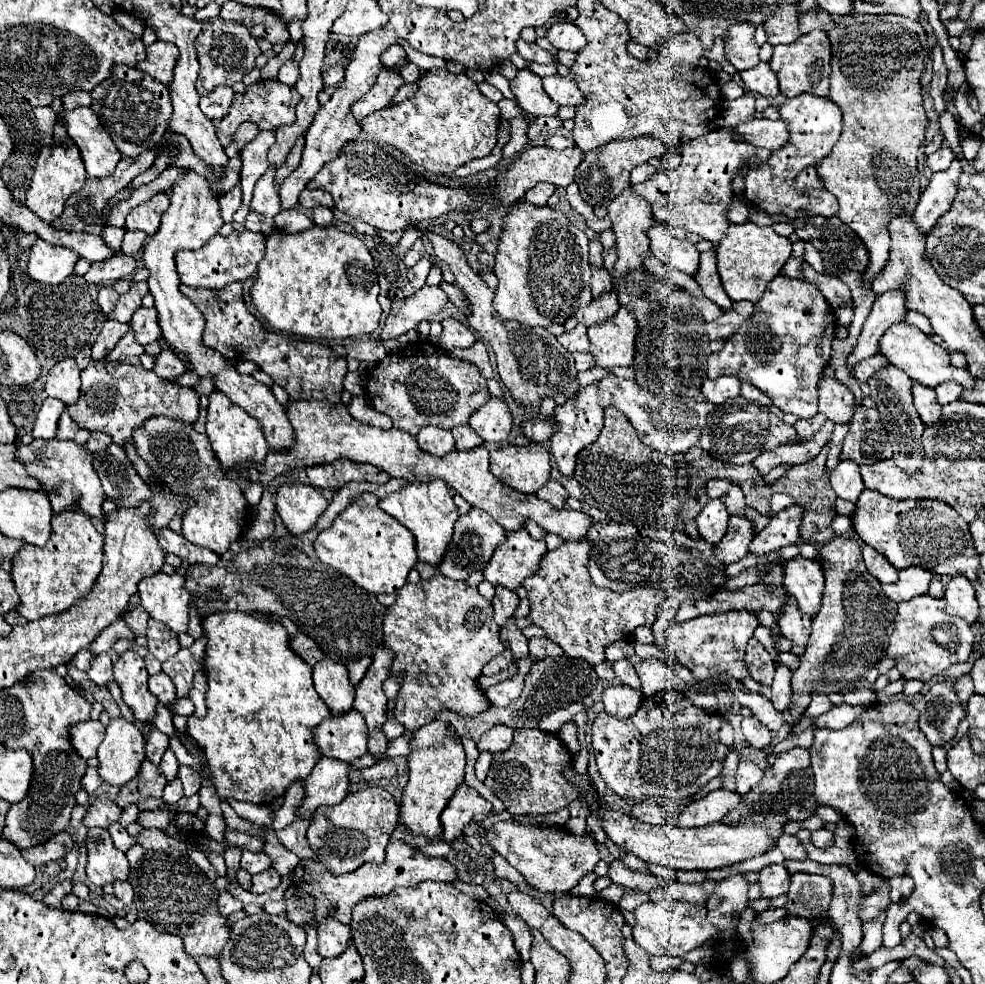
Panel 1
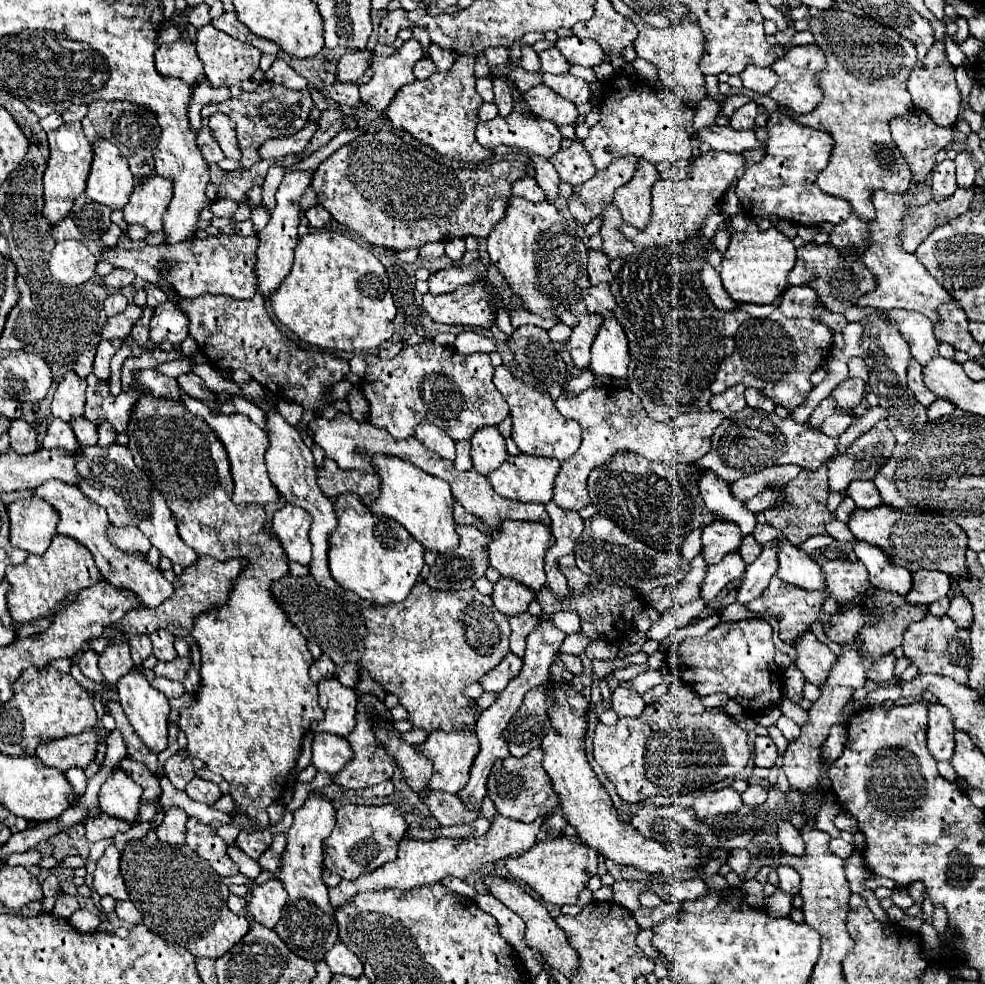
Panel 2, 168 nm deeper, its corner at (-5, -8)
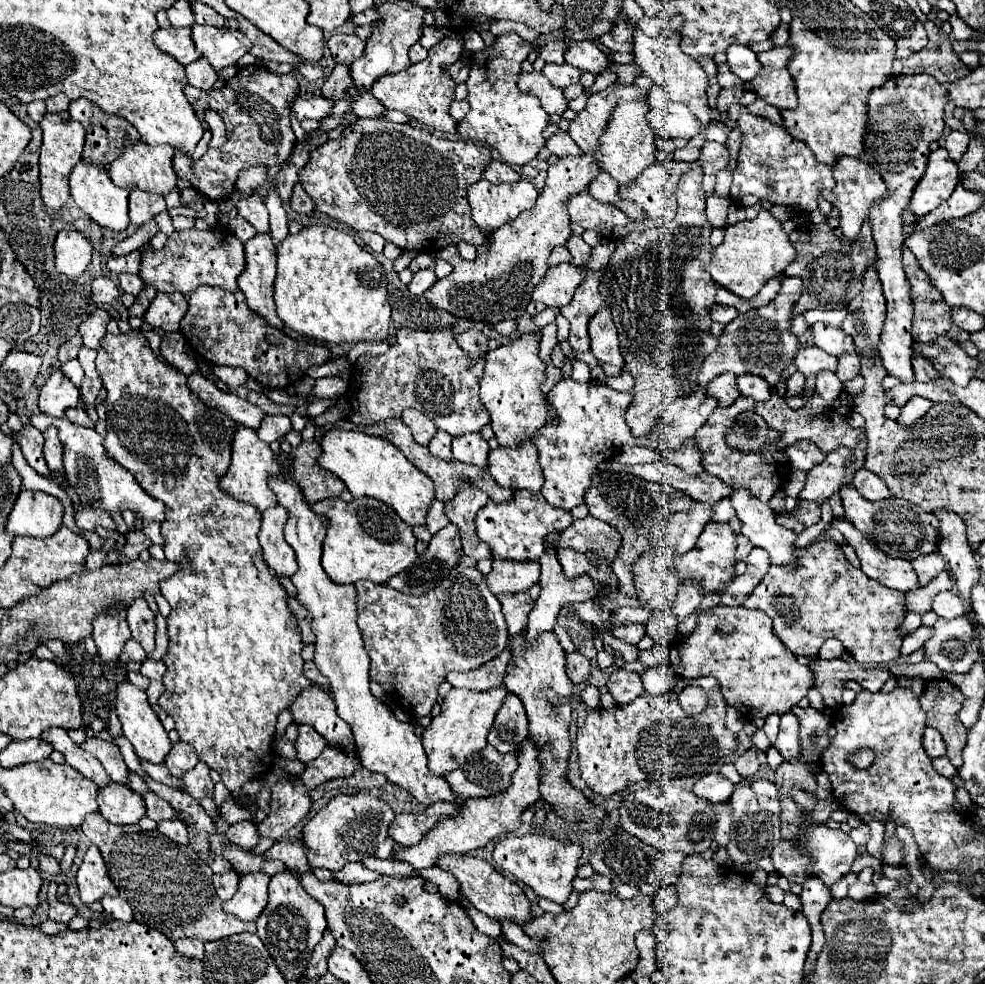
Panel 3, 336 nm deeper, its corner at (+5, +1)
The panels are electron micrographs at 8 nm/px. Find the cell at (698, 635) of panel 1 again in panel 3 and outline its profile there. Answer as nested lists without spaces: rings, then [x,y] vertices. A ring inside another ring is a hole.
[[[716,605],[698,615],[696,629],[690,637],[678,645],[680,661],[674,671],[684,679],[696,679],[712,675],[720,681],[722,693],[730,707],[736,707],[744,717],[754,711],[748,719],[766,719],[772,713],[788,713],[808,689],[814,687],[814,675],[810,667],[800,665],[792,651],[772,631],[772,619],[764,611],[750,611],[746,607]],[[764,625],[764,645],[762,629]],[[750,669],[750,671],[746,671]]]

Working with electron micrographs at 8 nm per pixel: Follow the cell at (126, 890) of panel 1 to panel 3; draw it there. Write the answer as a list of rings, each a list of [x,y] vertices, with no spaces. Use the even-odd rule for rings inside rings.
[[[102,897],[102,907],[104,907],[104,915],[110,919],[118,919],[118,921],[132,921],[132,909],[128,903],[124,903],[124,899],[120,897]]]

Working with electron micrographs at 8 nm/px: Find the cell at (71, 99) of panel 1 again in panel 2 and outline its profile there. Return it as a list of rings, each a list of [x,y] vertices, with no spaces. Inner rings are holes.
[[[74,106],[74,108],[68,108],[64,114],[62,114],[62,118],[64,118],[64,122],[80,122],[84,116],[86,116],[86,112],[88,112],[88,106]]]

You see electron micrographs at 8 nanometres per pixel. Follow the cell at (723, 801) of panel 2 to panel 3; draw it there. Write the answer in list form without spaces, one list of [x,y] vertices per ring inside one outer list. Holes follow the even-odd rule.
[[[710,773],[706,777],[702,777],[694,789],[692,789],[698,797],[708,799],[712,803],[722,803],[728,801],[732,791],[734,791],[734,783],[730,779],[726,779],[722,773]]]

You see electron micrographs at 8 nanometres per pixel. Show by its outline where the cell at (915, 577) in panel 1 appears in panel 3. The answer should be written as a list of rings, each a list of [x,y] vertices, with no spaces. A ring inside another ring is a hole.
[[[930,553],[930,555],[920,555],[912,561],[916,573],[918,573],[918,581],[920,585],[930,583],[940,571],[944,571],[944,561],[940,559],[938,553]]]

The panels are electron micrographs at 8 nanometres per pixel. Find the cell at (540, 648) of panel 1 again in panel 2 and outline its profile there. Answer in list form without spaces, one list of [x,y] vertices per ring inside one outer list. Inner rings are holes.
[[[562,654],[560,660],[564,662],[564,666],[572,672],[572,674],[580,674],[582,672],[582,660],[574,654]]]

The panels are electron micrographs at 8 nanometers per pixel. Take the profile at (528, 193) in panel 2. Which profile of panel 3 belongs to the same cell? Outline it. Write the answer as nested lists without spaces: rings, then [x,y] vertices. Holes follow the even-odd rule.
[[[492,159],[488,163],[488,167],[484,169],[482,177],[488,179],[490,183],[512,183],[512,181],[520,179],[520,175],[510,165],[506,165],[506,163],[498,161],[498,159]]]

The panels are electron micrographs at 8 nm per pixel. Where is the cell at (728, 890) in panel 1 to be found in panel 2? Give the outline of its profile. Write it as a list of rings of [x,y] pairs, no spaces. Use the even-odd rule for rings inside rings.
[[[730,850],[728,866],[740,876],[740,880],[744,880],[746,870],[750,866],[750,854],[748,854],[748,850]]]

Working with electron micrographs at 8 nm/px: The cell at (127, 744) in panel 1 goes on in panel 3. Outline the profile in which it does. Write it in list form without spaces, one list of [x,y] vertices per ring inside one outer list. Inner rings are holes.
[[[118,783],[100,789],[98,805],[102,817],[112,825],[132,825],[146,815],[144,801],[140,799],[140,795],[128,791],[126,785]]]

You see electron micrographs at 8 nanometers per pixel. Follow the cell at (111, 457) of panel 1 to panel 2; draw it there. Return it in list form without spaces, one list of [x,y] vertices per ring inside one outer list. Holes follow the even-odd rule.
[[[118,444],[108,446],[108,448],[100,448],[100,446],[84,448],[82,460],[76,464],[76,468],[82,476],[82,484],[78,484],[80,490],[92,502],[106,508],[108,520],[114,526],[140,528],[148,536],[152,546],[160,550],[162,556],[170,558],[174,564],[180,564],[182,568],[188,568],[194,562],[198,562],[200,556],[180,540],[180,536],[176,532],[176,520],[174,520],[170,508],[166,506],[164,496],[154,488],[154,484],[148,480],[146,472],[134,464],[132,452],[128,448],[118,446]]]

